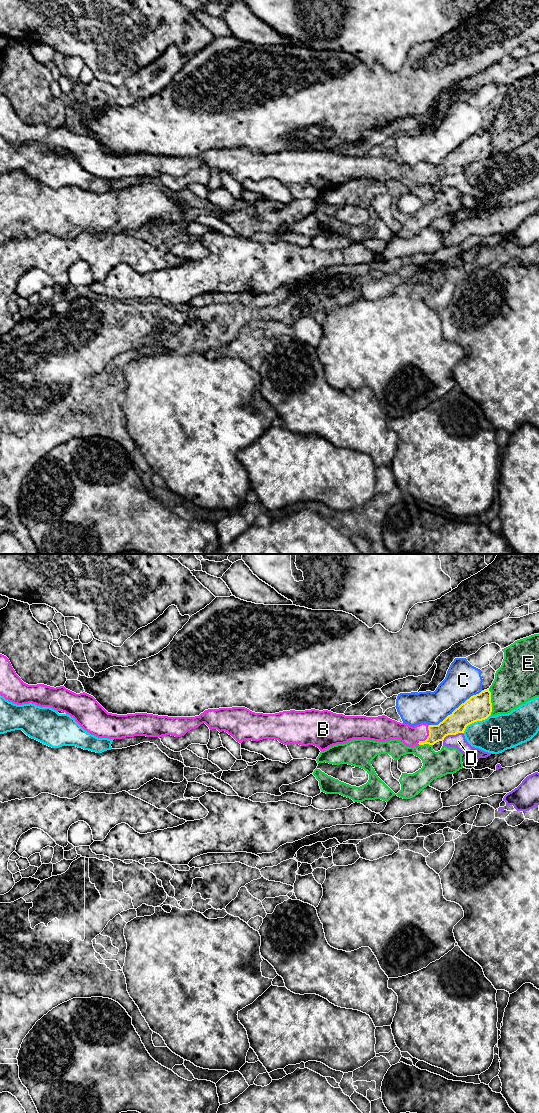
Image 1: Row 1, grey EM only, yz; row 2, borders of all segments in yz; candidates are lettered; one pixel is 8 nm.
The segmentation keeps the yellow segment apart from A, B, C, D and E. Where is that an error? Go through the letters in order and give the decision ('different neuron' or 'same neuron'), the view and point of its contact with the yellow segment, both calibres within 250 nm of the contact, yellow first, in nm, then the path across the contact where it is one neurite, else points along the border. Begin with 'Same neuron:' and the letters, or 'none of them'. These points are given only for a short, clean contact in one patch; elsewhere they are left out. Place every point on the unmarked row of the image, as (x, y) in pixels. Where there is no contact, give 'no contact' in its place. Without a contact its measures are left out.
Same neuron: B
A: different neuron; meets yellow in yz at (475, 161); 220 nm thick on the yellow side, 300 nm on the other
B: same neuron; meets yellow in yz at (428, 176); 170 nm thick on the yellow side, 160 nm on the other; runs through yz (455, 163), (428, 176), (410, 176)
C: different neuron; meets yellow in yz at (456, 148); 220 nm thick on the yellow side, 280 nm on the other
D: different neuron; meets yellow in yz at (452, 174); 190 nm thick on the yellow side, 120 nm on the other; border along yz (462, 172), (448, 174), (442, 180)
E: different neuron; meets yellow in yz at (490, 142); 220 nm thick on the yellow side, 340 nm on the other

